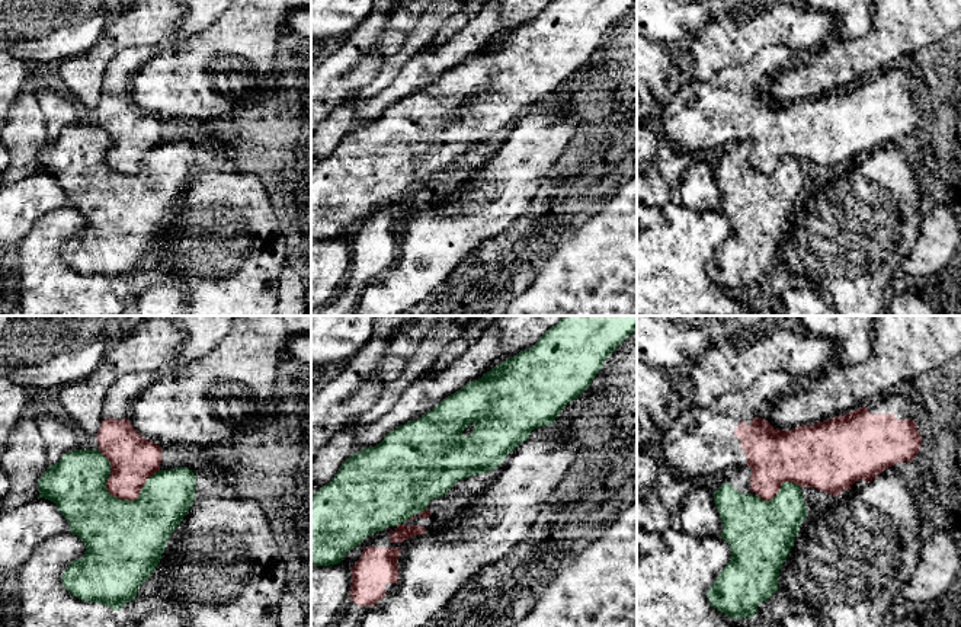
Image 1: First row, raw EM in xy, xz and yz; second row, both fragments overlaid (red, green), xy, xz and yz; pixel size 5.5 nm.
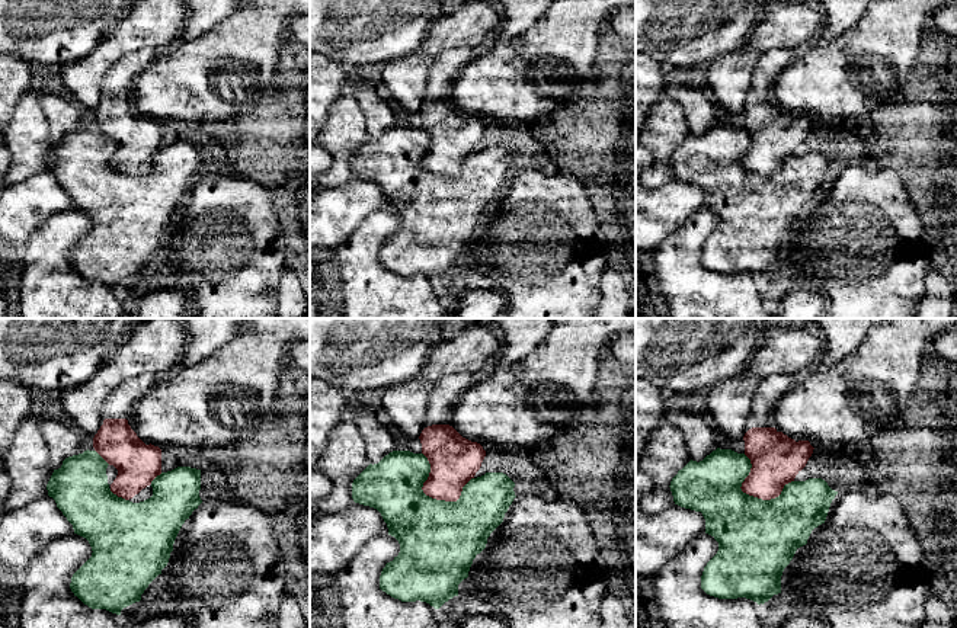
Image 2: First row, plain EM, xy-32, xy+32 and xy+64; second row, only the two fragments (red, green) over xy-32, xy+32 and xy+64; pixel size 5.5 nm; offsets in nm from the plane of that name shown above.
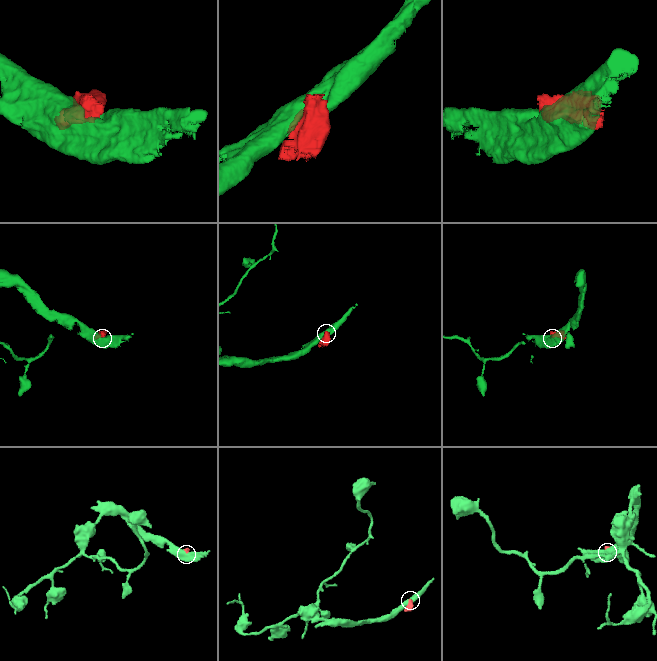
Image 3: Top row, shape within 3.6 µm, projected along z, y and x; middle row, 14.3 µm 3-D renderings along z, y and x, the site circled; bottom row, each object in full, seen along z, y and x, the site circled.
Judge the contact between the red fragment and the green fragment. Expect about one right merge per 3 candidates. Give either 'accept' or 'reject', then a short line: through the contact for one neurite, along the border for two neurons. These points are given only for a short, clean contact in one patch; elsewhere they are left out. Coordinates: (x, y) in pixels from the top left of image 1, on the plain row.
reject

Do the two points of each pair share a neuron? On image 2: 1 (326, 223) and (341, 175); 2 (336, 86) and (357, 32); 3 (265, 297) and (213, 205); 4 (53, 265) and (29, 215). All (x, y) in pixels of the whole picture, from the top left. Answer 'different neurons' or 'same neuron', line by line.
1: different neurons
2: different neurons
3: same neuron
4: different neurons

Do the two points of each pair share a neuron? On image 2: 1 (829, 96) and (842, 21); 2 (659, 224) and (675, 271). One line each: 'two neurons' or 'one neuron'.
1: two neurons
2: two neurons

